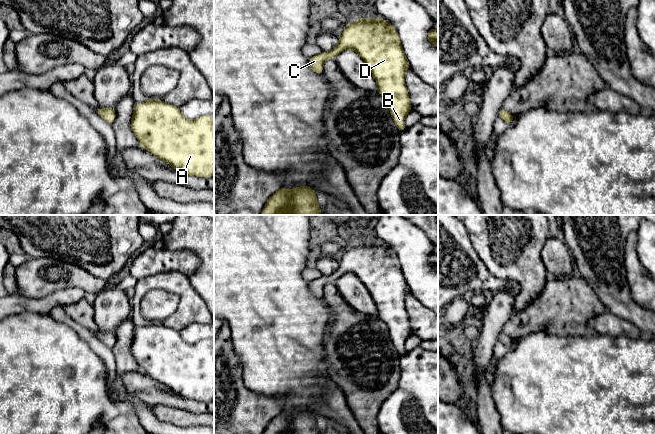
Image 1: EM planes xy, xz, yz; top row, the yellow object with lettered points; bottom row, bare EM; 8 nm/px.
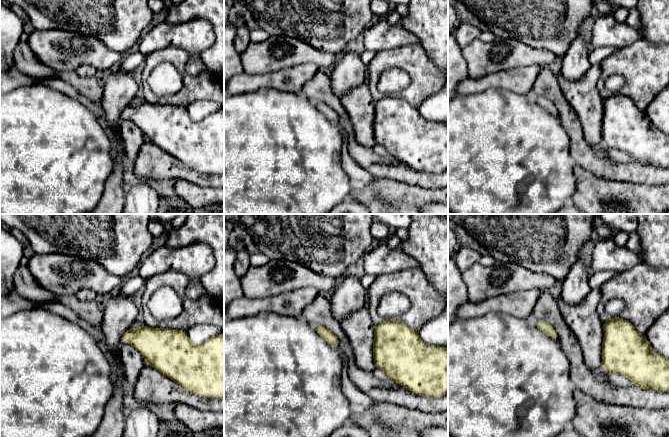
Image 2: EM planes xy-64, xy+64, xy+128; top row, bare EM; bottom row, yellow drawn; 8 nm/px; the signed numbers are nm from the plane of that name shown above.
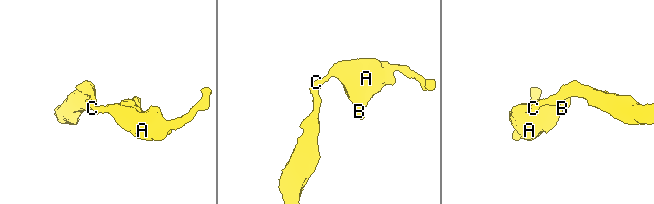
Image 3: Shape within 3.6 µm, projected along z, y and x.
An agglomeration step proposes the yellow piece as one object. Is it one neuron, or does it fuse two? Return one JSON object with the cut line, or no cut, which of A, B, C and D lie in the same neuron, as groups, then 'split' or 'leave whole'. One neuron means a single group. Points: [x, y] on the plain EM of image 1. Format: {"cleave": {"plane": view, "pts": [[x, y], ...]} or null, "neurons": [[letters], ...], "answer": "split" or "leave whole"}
{"cleave": null, "neurons": [["A", "B", "C", "D"]], "answer": "leave whole"}

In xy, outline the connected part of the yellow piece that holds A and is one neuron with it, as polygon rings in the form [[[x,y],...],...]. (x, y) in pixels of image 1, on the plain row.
[[[156,323],[135,327],[131,353],[140,370],[180,397],[214,399],[214,340],[187,343],[179,331]]]

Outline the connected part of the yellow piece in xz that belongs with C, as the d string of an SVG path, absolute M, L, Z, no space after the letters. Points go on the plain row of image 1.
M359 242L354 247L348 246L338 268L329 276L321 276L311 281L309 290L315 297L322 298L324 286L328 283L335 283L345 273L352 273L358 277L368 289L376 304L379 319L387 325L395 349L400 357L403 356L406 353L405 341L412 334L405 309L405 300L410 288L402 273L395 250L379 242Z

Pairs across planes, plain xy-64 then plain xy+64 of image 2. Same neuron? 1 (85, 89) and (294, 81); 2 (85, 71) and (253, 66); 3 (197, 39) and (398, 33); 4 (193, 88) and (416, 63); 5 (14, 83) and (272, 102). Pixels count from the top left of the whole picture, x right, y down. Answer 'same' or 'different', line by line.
1: different
2: different
3: same
4: same
5: different

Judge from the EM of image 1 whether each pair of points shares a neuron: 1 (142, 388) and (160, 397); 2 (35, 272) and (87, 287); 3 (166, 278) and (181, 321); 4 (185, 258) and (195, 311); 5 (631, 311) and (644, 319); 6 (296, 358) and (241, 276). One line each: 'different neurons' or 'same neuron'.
1: same neuron
2: same neuron
3: same neuron
4: different neurons
5: same neuron
6: same neuron

